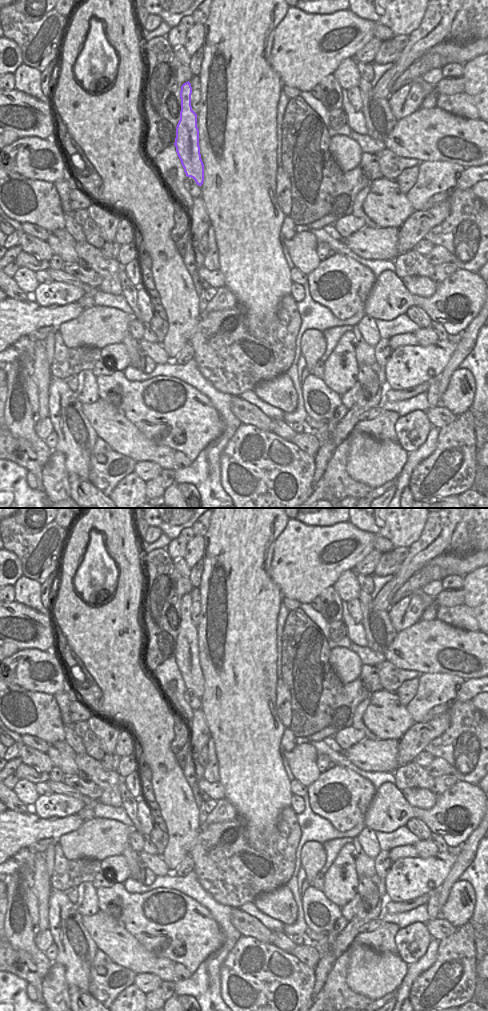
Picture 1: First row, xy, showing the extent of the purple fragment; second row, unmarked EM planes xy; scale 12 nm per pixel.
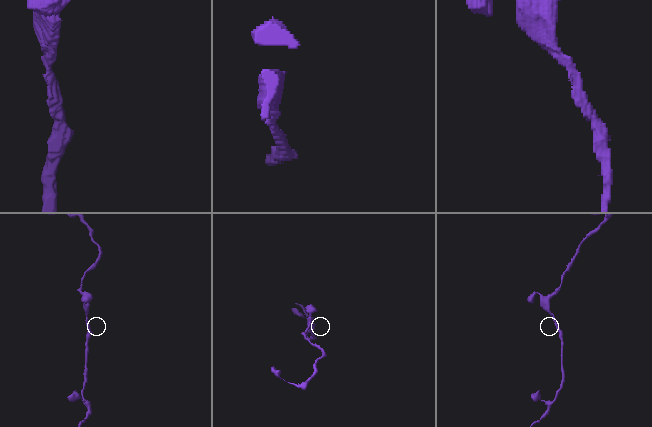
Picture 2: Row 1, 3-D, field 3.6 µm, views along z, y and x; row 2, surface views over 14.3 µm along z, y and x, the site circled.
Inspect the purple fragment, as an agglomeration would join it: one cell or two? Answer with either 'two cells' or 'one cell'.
one cell

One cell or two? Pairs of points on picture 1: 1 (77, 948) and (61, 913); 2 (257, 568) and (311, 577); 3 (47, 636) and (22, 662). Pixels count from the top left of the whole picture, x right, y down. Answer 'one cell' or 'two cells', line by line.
1: one cell
2: two cells
3: two cells

